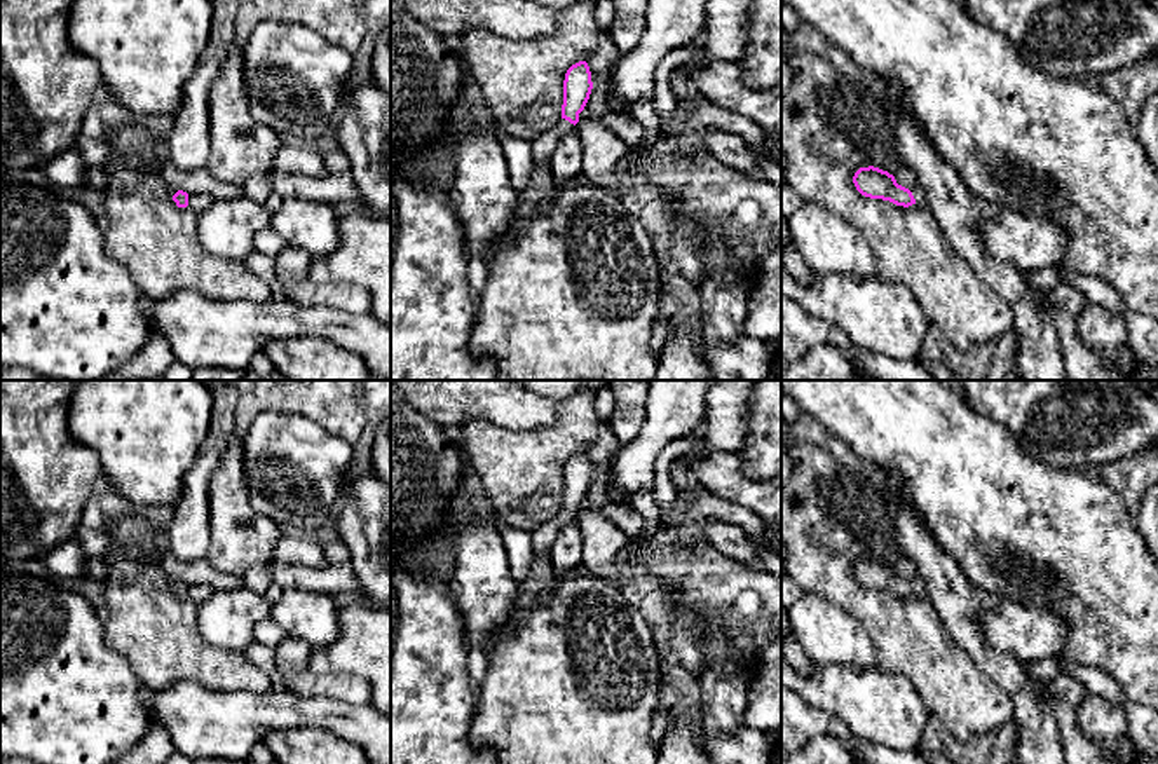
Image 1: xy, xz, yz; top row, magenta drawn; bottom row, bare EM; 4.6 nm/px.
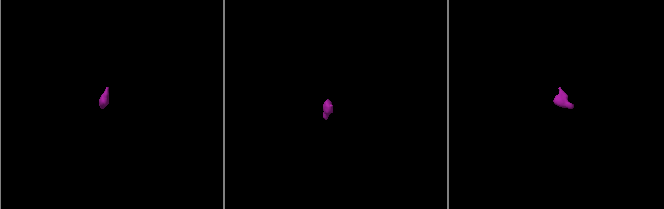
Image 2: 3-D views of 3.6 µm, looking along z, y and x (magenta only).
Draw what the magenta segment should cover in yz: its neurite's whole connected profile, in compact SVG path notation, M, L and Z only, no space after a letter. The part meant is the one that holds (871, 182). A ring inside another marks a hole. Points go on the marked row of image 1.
M874 166L860 167L853 176L853 183L862 195L870 199L889 201L903 208L926 204L919 187L909 190L898 185L893 174Z

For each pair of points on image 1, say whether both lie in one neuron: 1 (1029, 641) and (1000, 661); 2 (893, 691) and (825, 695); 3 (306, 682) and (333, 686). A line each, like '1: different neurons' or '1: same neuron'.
1: different neurons
2: same neuron
3: same neuron

